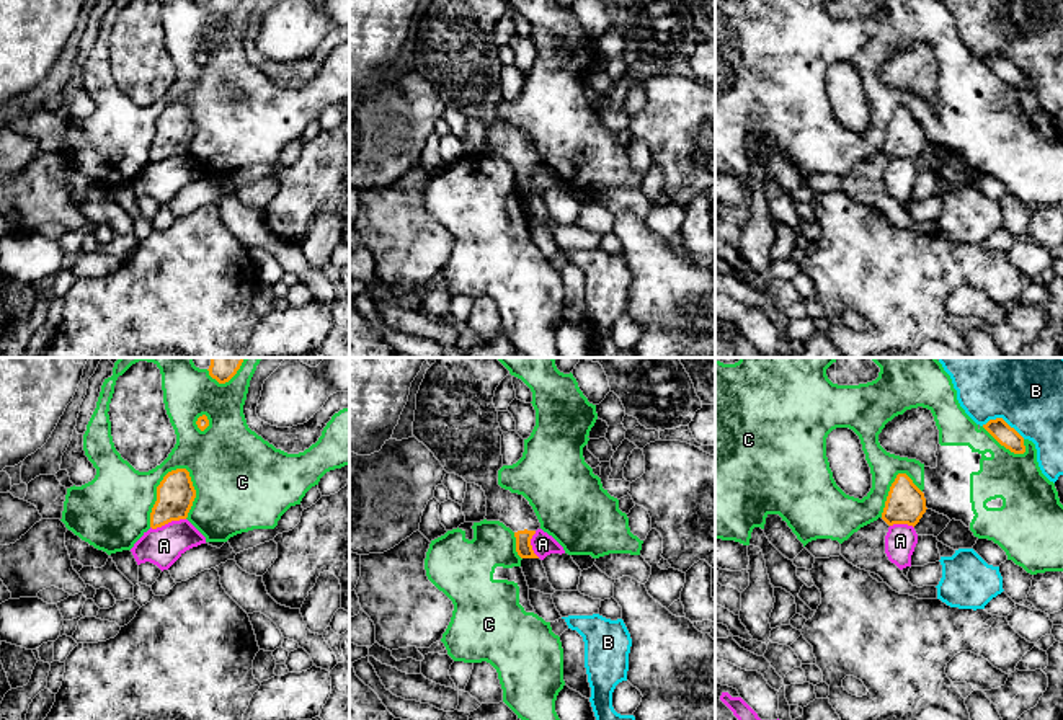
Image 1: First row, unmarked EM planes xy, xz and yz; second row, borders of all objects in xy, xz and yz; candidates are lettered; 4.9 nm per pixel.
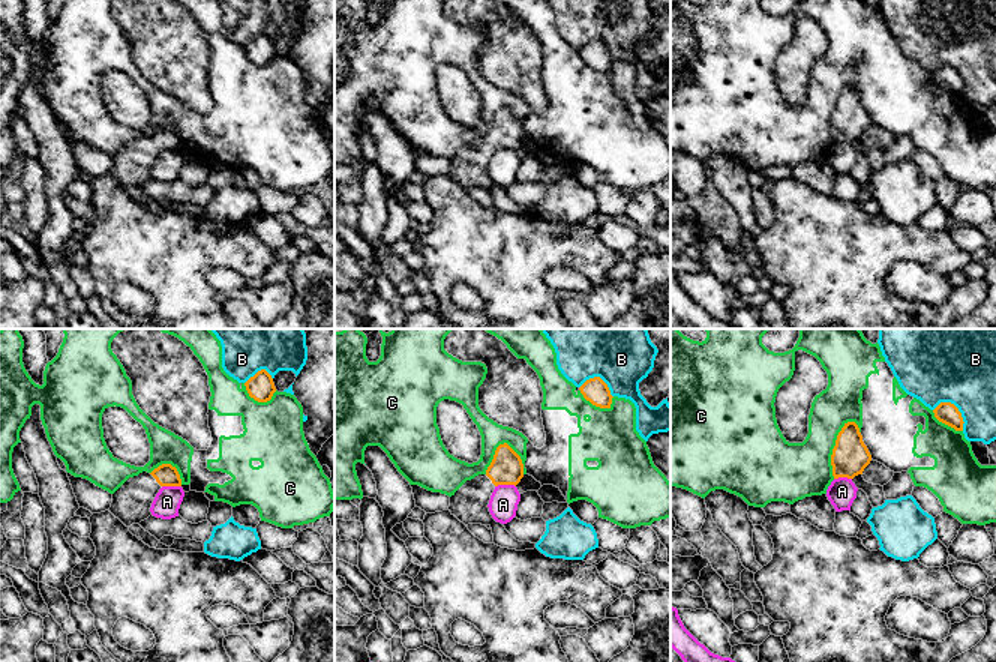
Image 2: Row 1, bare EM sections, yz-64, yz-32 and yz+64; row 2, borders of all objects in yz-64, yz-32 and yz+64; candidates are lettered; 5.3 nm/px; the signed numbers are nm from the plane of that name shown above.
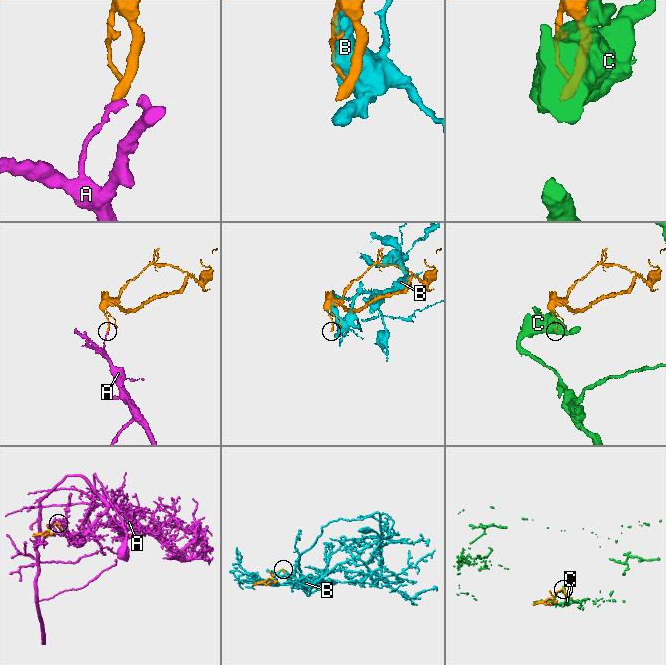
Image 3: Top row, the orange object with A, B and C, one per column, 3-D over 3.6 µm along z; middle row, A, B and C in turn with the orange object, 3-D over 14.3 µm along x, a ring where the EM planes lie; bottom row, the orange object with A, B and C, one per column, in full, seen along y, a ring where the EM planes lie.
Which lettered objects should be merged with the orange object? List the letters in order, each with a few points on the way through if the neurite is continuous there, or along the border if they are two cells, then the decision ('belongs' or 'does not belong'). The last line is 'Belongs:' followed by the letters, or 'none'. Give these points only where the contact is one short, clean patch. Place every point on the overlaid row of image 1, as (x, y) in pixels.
A: border xy (185, 518), (151, 528); does not belong
B: does not belong
C: does not belong
Belongs: none

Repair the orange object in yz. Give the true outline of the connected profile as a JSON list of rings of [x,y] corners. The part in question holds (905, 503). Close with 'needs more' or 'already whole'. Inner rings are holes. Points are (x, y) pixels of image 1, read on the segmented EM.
[[[898,473],[890,487],[882,516],[861,527],[841,544],[841,555],[854,567],[878,575],[893,591],[918,599],[936,599],[936,586],[913,586],[885,553],[885,536],[893,524],[916,526],[926,513],[924,493],[906,473]]]; needs more

